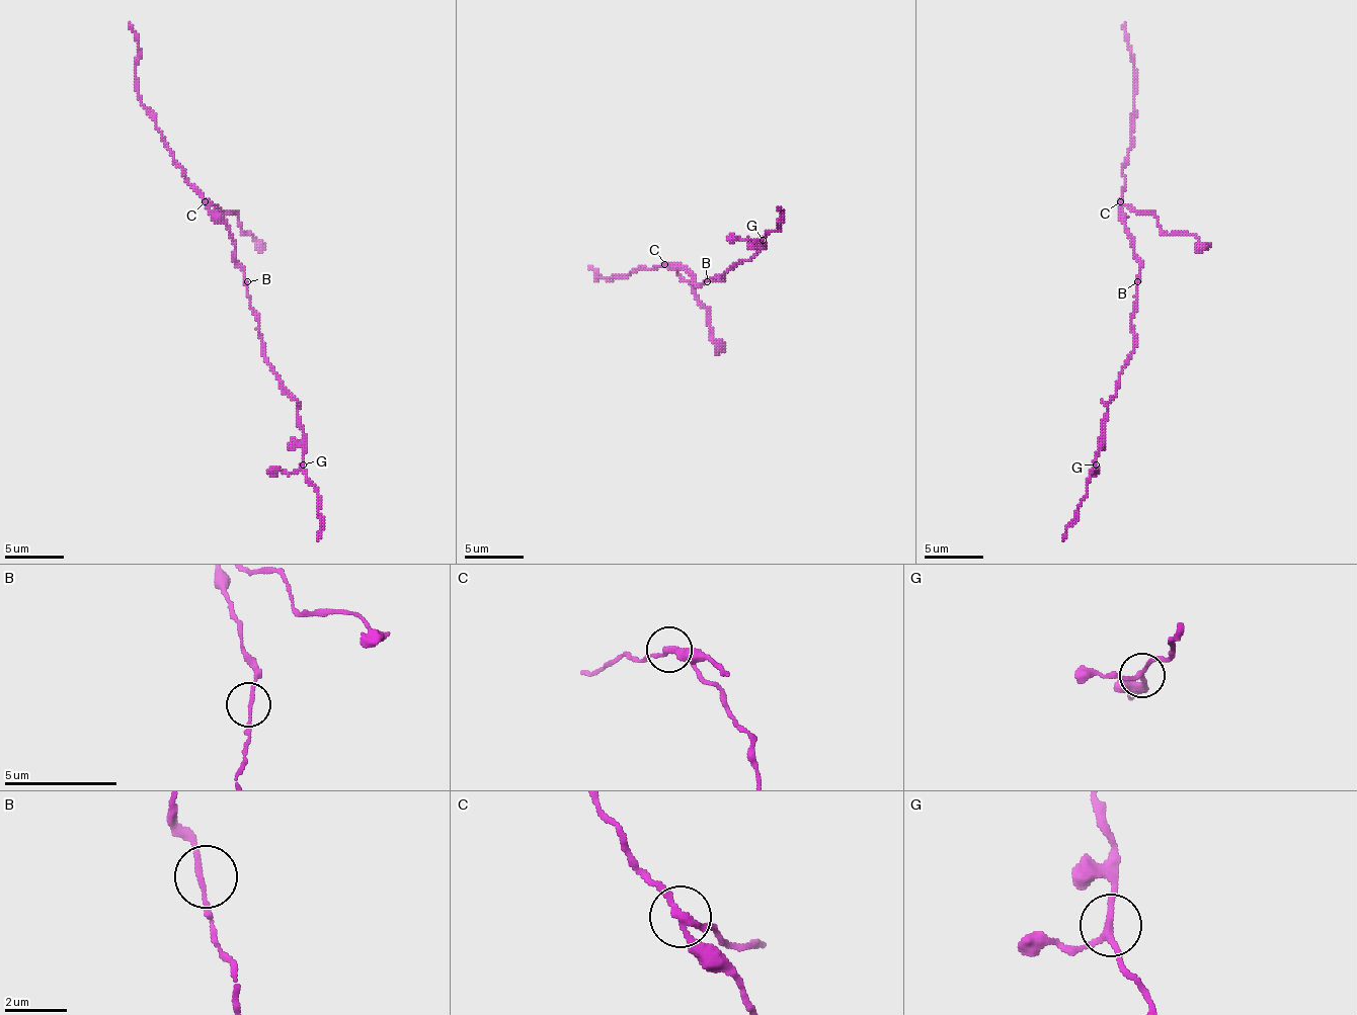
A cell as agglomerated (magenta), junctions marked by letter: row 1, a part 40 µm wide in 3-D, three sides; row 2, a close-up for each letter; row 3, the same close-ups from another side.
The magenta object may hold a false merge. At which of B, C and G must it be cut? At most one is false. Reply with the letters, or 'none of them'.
C

